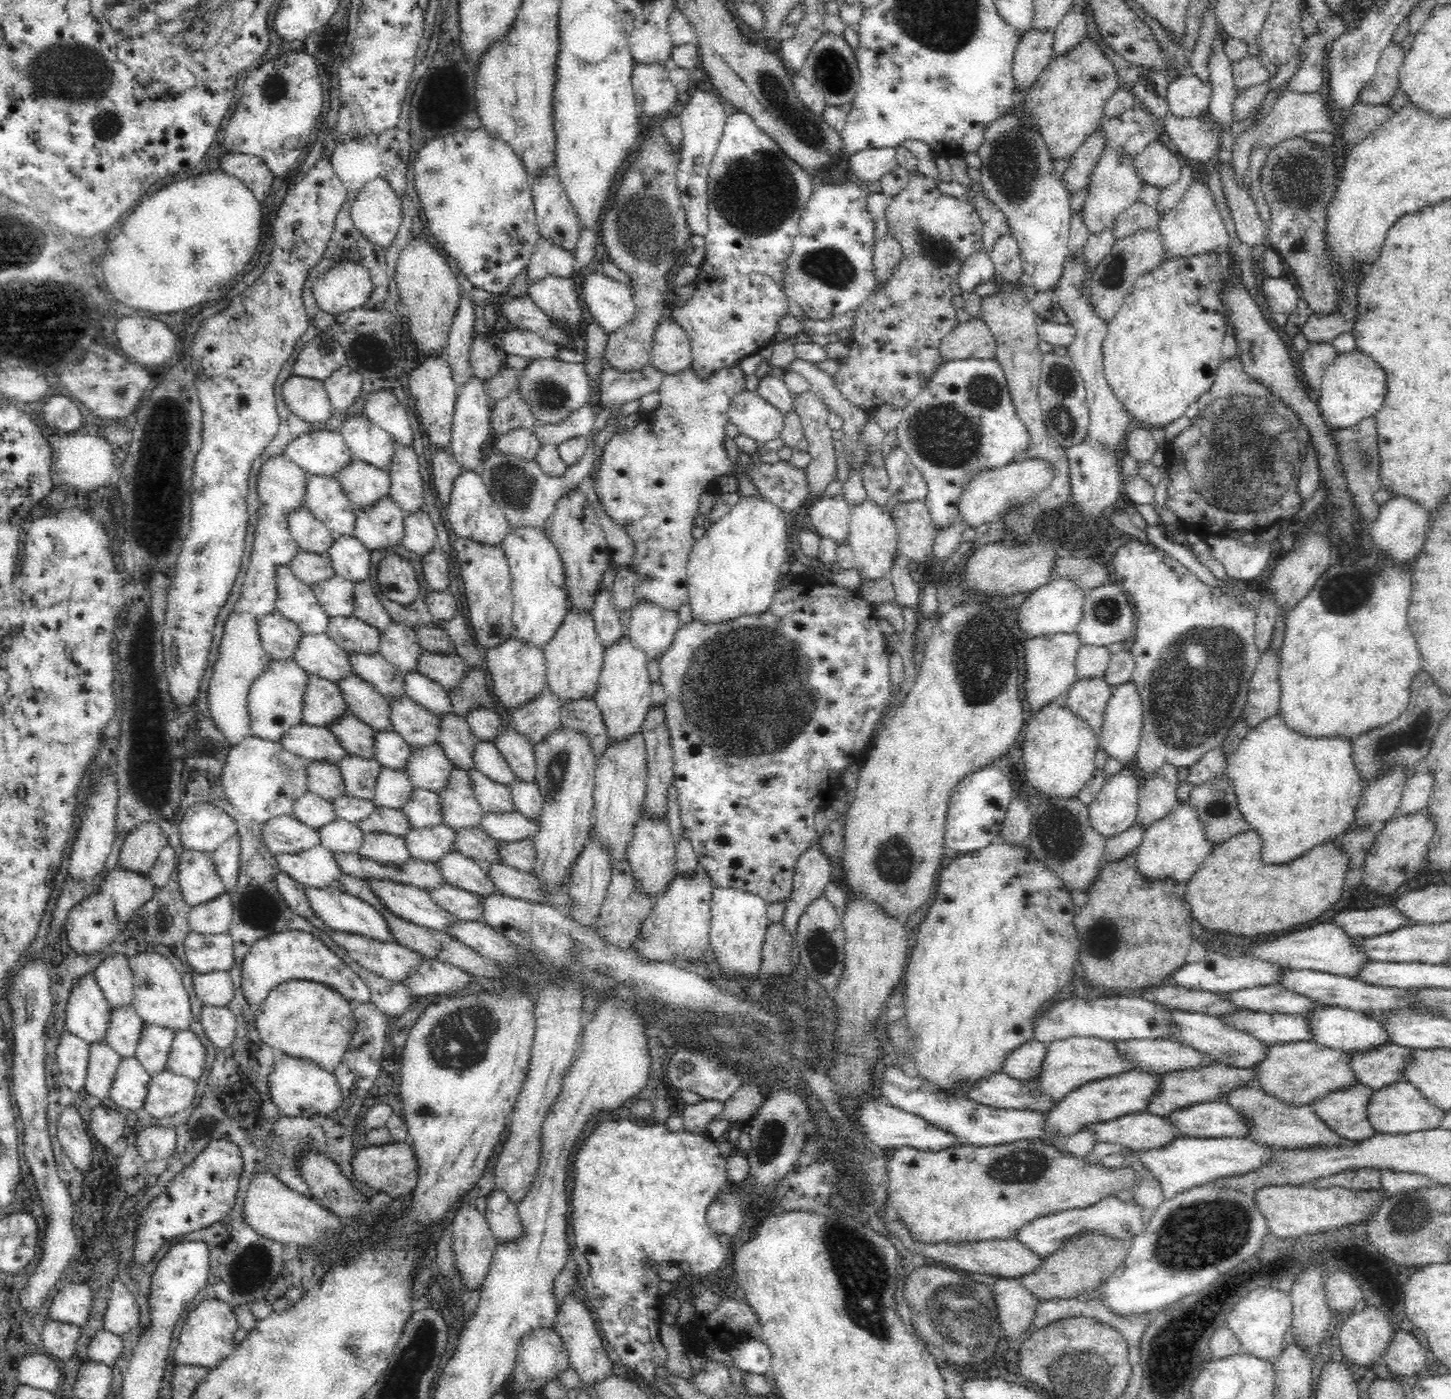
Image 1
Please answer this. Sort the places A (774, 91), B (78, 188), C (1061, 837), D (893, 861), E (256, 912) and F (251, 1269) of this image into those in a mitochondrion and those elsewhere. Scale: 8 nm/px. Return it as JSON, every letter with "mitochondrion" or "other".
{"A":"mitochondrion","B":"other","C":"mitochondrion","D":"mitochondrion","E":"mitochondrion","F":"mitochondrion"}

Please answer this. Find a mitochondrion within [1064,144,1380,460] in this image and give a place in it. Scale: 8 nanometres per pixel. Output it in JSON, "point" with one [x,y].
{"point":[1113,275]}

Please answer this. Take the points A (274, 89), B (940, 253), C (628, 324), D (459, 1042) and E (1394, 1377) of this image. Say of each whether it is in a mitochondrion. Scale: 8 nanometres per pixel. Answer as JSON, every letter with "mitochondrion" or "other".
{"A":"mitochondrion","B":"mitochondrion","C":"other","D":"mitochondrion","E":"other"}

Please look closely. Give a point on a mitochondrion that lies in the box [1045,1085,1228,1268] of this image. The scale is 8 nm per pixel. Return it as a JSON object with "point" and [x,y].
{"point":[1081,1245]}

